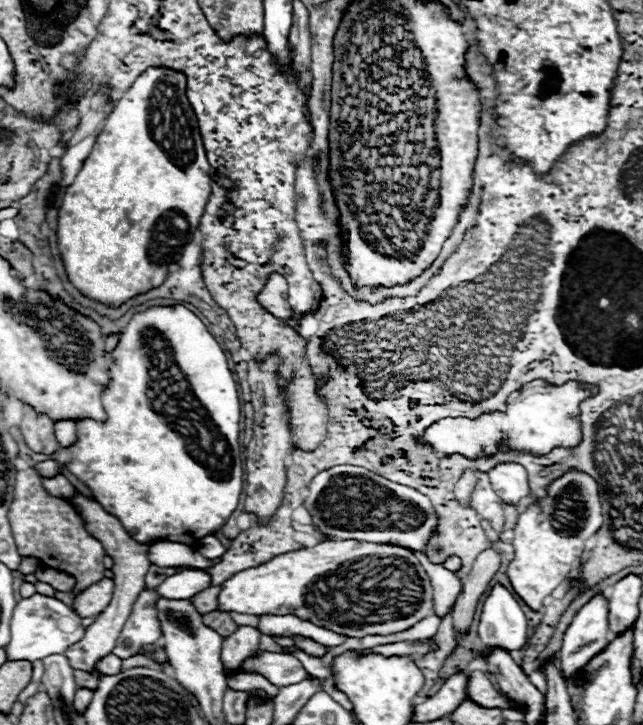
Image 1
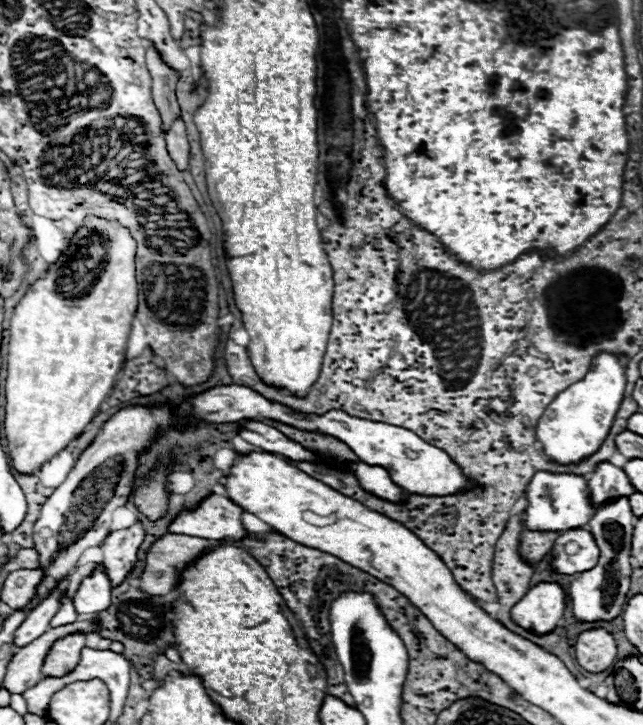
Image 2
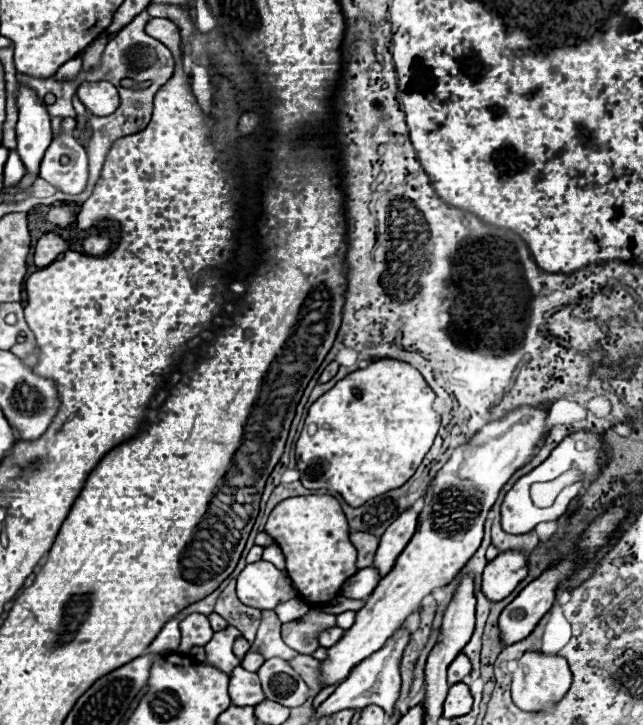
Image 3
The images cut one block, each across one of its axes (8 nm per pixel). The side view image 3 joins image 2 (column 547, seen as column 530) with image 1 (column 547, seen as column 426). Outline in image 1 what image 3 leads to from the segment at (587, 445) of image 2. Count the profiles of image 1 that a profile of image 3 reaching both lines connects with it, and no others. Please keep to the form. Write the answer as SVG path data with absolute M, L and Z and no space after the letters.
M566 472L548 486L546 498L538 504L532 502L524 514L520 514L514 528L514 558L508 564L508 578L514 592L532 608L540 610L542 600L566 580L572 564L586 550L586 540L602 526L600 486L586 472Z

